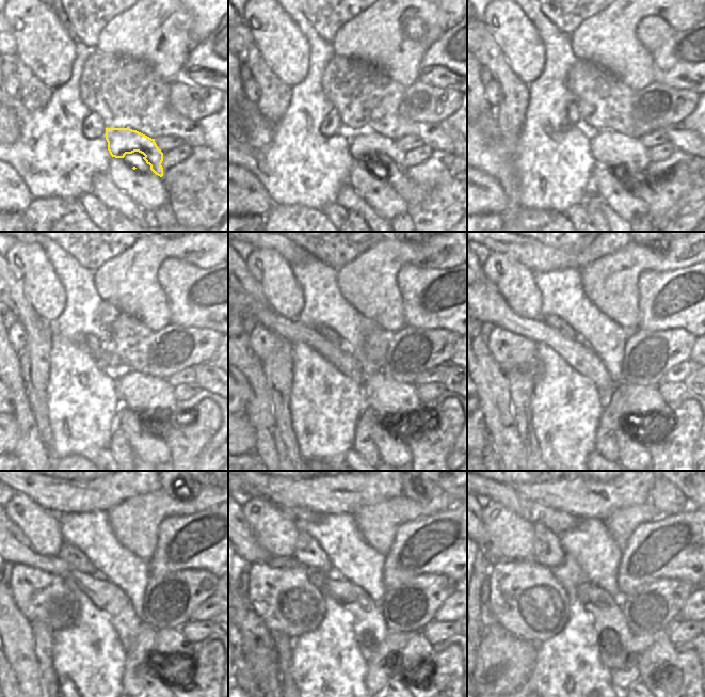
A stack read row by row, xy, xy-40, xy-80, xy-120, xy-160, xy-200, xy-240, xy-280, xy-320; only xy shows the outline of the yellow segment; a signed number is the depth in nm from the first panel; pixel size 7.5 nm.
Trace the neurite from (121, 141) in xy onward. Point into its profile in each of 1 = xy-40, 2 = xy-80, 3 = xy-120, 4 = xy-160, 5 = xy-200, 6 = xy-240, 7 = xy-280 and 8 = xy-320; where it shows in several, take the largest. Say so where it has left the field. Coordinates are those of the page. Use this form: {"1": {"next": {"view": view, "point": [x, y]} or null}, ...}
{"1": {"next": {"view": "xy-40", "point": [368, 144]}}, "2": {"next": {"view": "xy-80", "point": [609, 148]}}, "3": {"next": {"view": "xy-120", "point": [151, 396]}}, "4": {"next": {"view": "xy-160", "point": [430, 442]}}, "5": {"next": {"view": "xy-200", "point": [670, 438]}}, "6": {"next": {"view": "xy-240", "point": [195, 679]}}, "7": {"next": {"view": "xy-280", "point": [435, 679]}}, "8": {"next": {"view": "xy-320", "point": [675, 680]}}}

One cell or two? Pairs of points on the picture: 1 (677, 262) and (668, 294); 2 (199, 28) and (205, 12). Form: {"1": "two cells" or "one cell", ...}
{"1": "two cells", "2": "one cell"}

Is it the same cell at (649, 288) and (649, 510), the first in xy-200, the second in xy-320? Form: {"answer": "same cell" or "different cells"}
{"answer": "different cells"}

